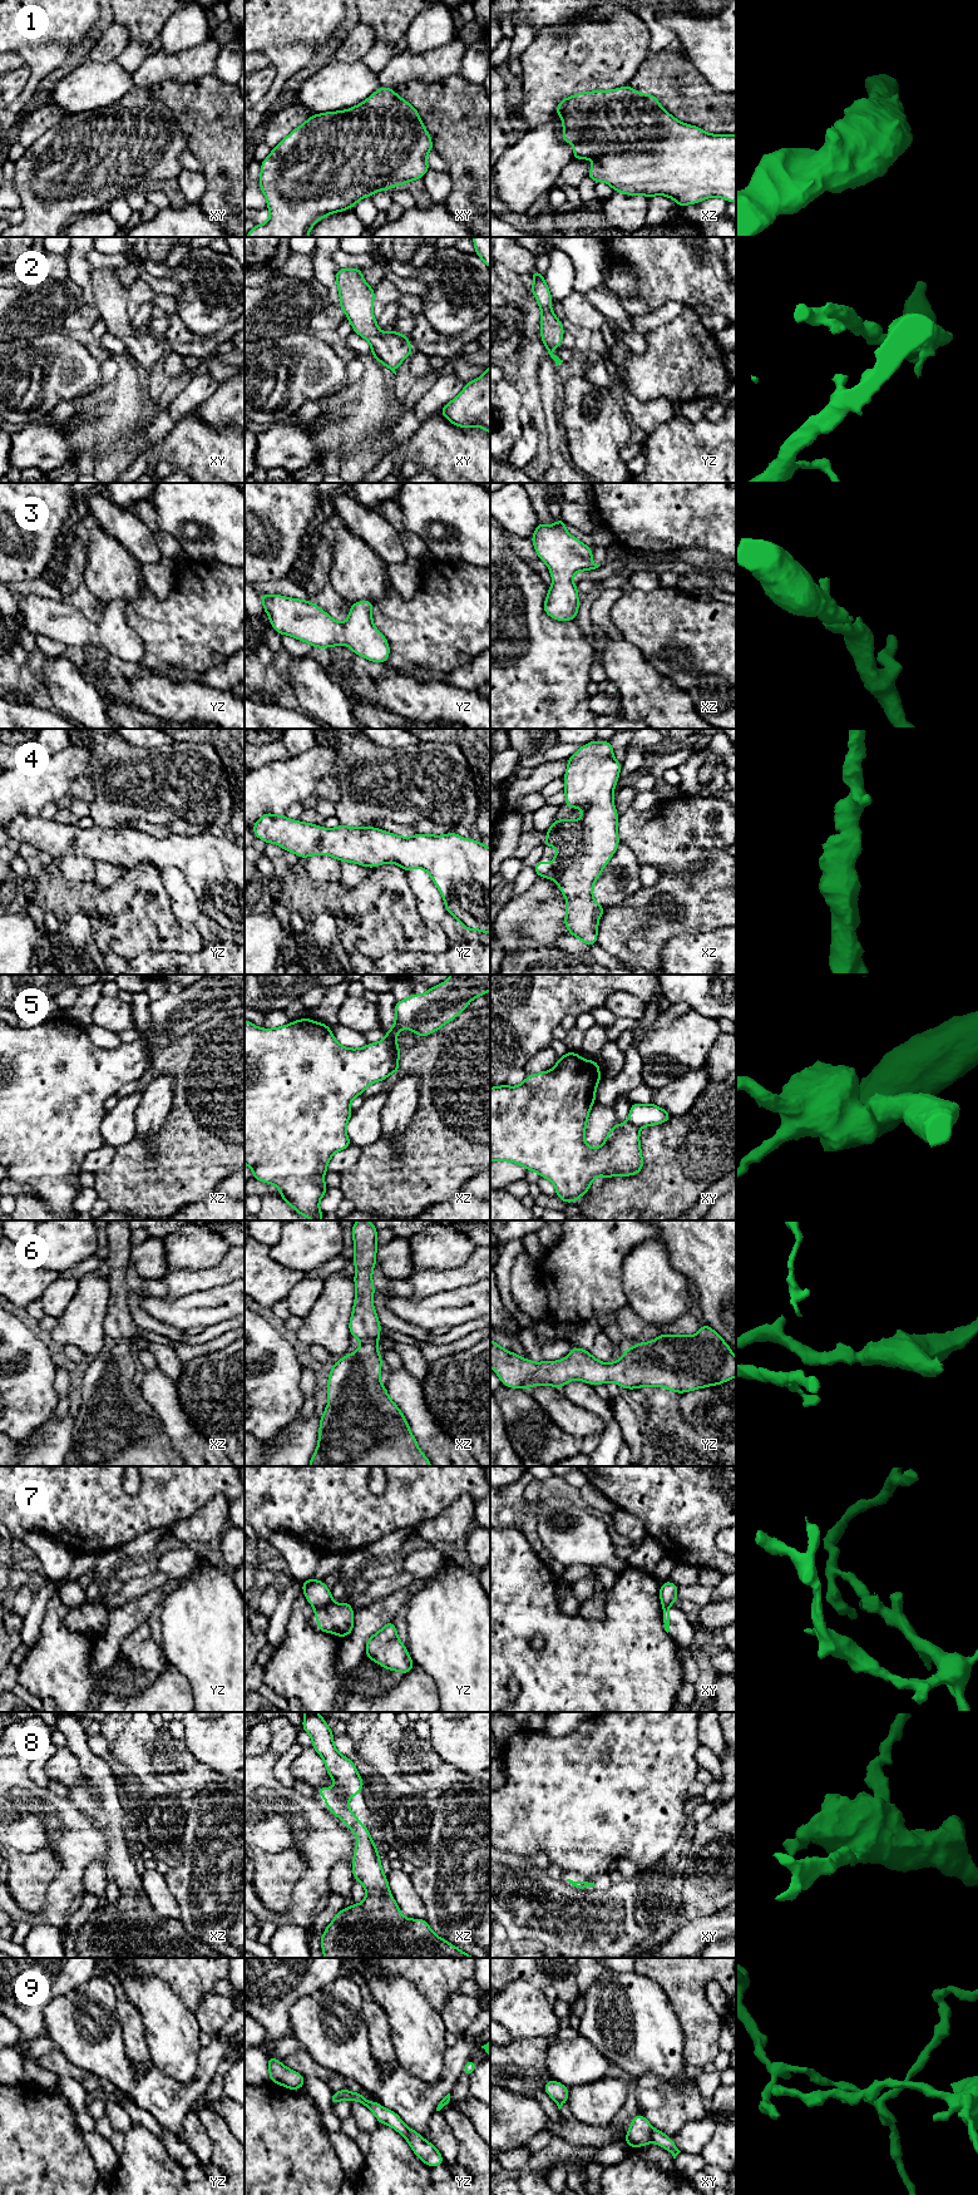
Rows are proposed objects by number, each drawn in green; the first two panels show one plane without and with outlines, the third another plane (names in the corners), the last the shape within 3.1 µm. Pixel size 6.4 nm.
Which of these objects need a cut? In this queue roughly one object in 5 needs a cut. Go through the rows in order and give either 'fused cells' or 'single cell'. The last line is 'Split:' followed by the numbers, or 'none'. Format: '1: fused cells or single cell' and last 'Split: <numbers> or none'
1: single cell
2: single cell
3: single cell
4: single cell
5: fused cells
6: single cell
7: fused cells
8: single cell
9: fused cells
Split: 5, 7, 9

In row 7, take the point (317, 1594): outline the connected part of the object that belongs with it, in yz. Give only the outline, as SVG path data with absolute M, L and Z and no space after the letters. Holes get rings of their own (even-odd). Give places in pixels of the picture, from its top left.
M310 1578L302 1582L302 1590L307 1602L316 1609L326 1607L330 1602L332 1602L331 1590L322 1580Z

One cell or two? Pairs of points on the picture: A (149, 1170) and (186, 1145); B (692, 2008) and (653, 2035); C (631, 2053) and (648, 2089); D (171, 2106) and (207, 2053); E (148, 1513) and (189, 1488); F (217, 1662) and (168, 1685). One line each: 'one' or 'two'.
A: one
B: two
C: two
D: one
E: one
F: two

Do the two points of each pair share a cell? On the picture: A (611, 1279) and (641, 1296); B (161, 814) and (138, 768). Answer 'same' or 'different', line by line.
A: different
B: same

